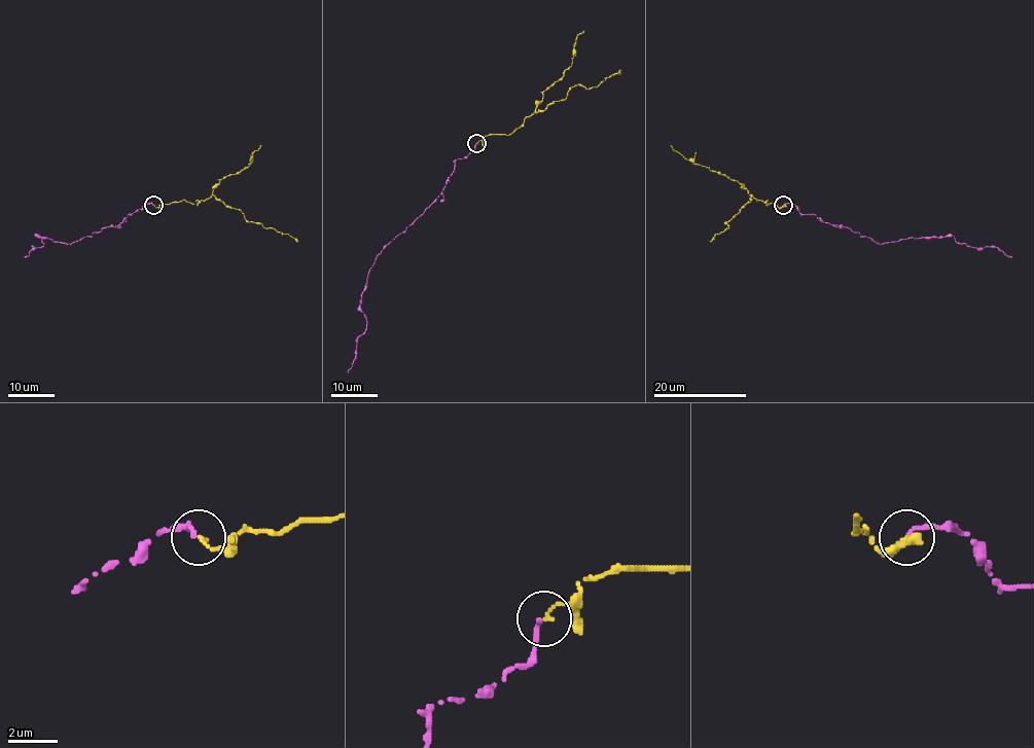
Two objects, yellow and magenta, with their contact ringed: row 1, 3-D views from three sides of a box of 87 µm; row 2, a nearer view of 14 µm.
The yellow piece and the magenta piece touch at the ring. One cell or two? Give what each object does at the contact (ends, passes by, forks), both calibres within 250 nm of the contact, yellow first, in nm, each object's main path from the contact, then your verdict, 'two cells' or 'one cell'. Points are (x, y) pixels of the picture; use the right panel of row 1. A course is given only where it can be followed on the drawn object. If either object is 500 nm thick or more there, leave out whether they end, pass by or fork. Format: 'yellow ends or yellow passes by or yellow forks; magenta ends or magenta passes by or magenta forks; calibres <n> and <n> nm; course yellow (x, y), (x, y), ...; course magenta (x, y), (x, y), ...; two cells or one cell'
yellow ends; magenta ends; calibres 150 and 200 nm; course yellow (784, 205), (778, 208), (775, 201), (757, 201), (752, 196), (723, 222), (728, 228), (710, 241); course magenta (784, 205), (793, 203), (801, 214), (815, 214), (880, 245), (952, 236), (957, 242), (997, 247), (1012, 257); one cell

